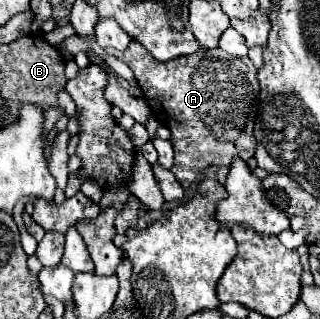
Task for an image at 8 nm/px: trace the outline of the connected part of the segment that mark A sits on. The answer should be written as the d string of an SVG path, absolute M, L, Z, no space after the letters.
M131 41L125 51L109 49L109 55L125 61L129 69L135 73L135 79L143 91L145 101L149 103L153 115L161 125L171 131L171 145L175 149L175 163L171 173L177 177L183 189L189 189L195 183L203 169L229 165L235 155L241 159L251 159L257 147L253 125L257 117L257 101L259 101L259 83L257 83L257 69L249 57L233 57L223 49L199 49L191 55L181 55L171 61L157 61L153 59L143 45Z

